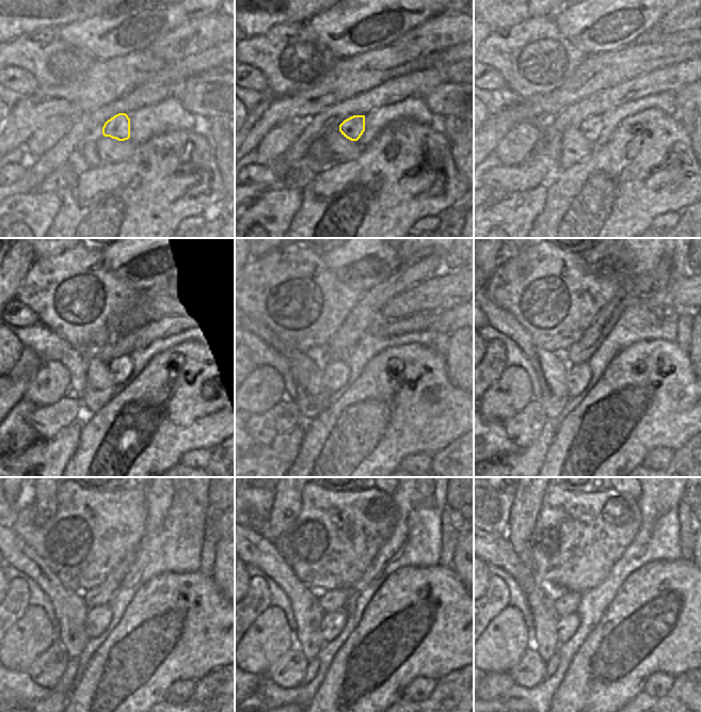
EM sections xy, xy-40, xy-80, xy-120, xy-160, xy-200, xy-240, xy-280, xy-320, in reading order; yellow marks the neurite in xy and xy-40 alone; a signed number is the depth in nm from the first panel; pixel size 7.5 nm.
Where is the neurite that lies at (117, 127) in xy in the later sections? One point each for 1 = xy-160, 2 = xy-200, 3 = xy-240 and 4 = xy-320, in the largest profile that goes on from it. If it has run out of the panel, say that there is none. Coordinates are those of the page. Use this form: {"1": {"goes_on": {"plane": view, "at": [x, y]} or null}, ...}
{"1": {"goes_on": {"plane": "xy-160", "at": [336, 375]}}, "2": {"goes_on": {"plane": "xy-200", "at": [578, 376]}}, "3": {"goes_on": {"plane": "xy-240", "at": [98, 618]}}, "4": {"goes_on": {"plane": "xy-320", "at": [567, 627]}}}

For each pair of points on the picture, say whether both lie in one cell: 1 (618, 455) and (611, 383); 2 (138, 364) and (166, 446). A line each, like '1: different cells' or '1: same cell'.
1: same cell
2: different cells

